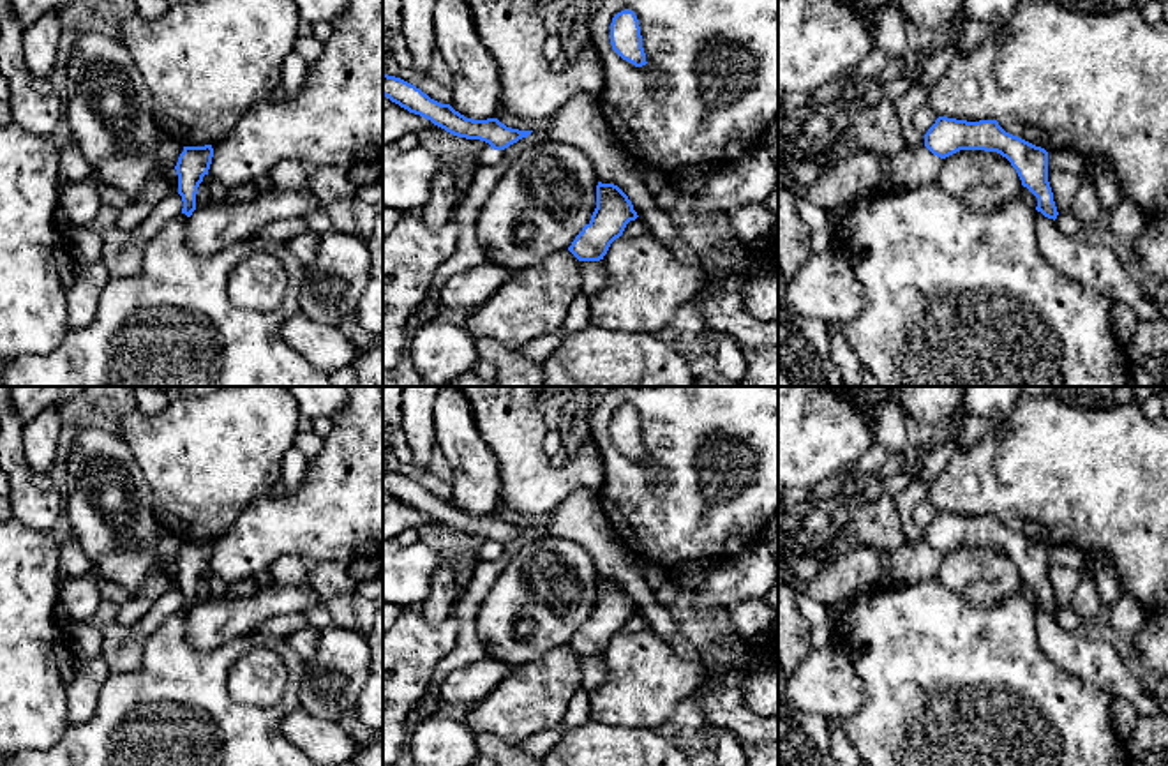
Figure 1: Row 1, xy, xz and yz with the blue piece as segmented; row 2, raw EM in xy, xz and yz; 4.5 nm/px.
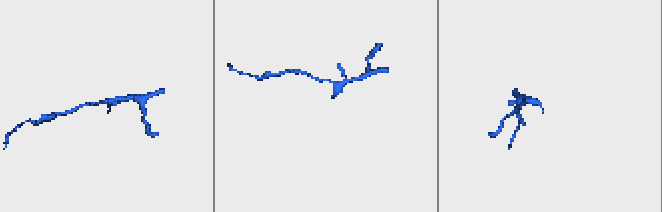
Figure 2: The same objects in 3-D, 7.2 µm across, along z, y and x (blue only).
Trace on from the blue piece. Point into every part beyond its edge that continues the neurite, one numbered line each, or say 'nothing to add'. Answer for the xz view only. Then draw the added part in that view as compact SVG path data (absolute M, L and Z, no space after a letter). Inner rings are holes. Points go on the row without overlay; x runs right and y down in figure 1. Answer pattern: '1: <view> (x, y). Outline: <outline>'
nothing to add

